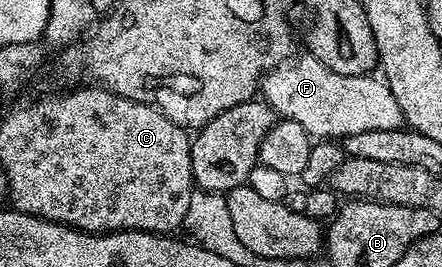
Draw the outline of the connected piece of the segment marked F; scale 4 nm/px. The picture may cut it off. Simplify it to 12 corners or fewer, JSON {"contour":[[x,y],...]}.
{"contour":[[314,56],[273,68],[261,97],[319,139],[405,125],[383,79]]}

